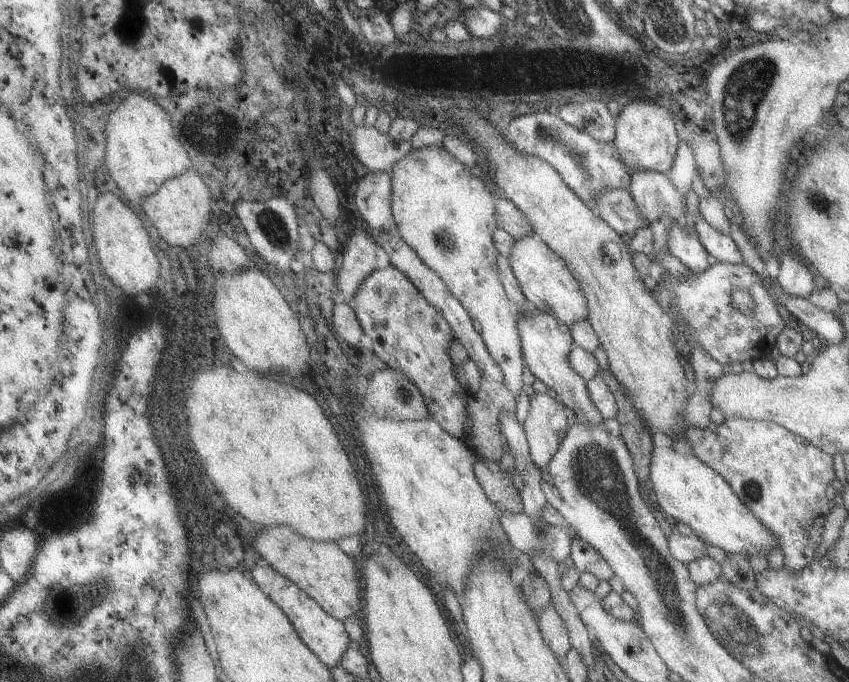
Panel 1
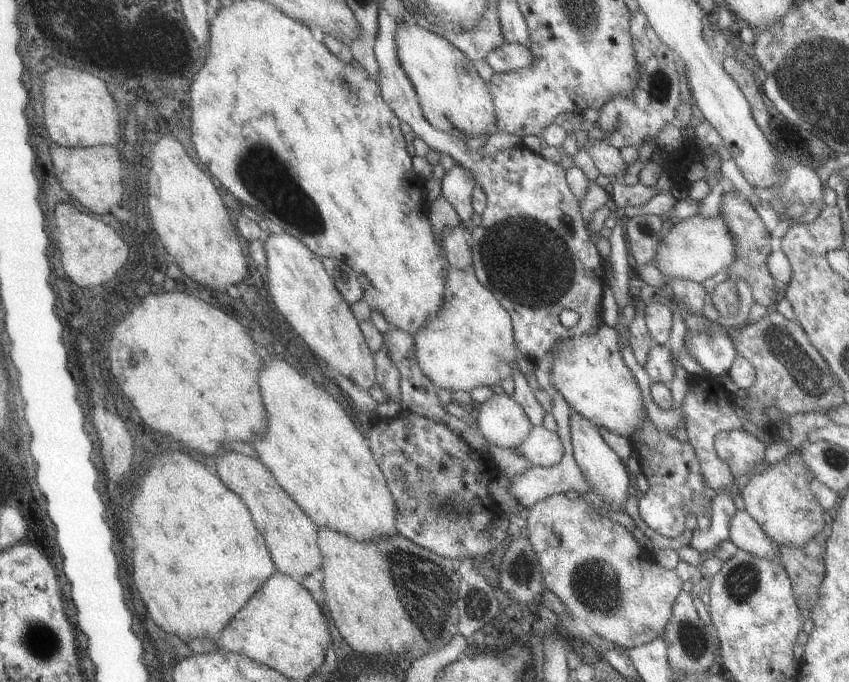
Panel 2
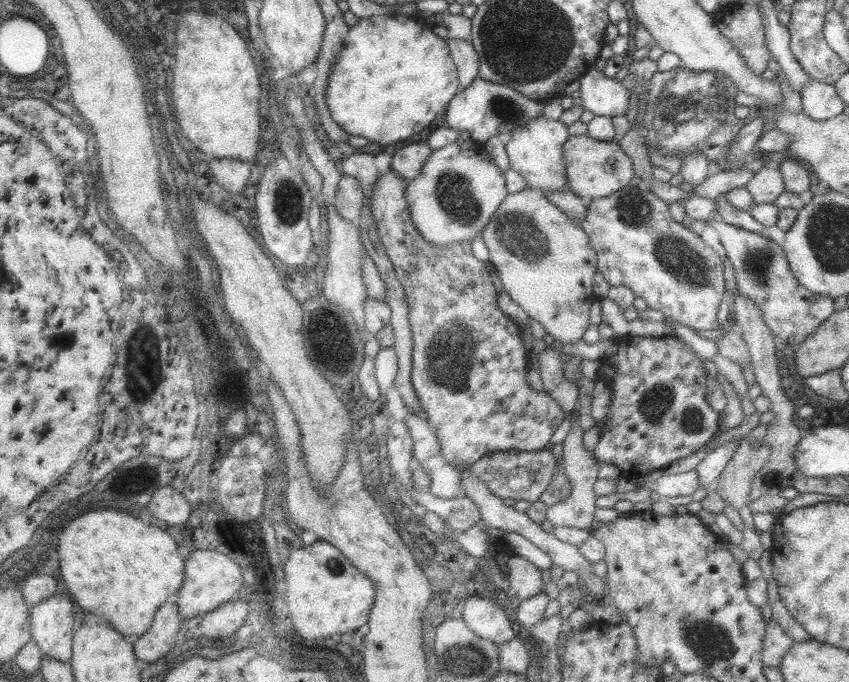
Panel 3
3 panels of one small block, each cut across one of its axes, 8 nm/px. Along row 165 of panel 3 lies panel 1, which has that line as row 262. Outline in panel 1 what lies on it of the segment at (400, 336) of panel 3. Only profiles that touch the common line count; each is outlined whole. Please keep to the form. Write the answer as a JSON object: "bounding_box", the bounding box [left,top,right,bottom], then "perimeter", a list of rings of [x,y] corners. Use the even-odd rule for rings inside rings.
{"bounding_box":[334,225,378,303],"perimeter":[[[356,225],[356,232],[338,261],[334,278],[337,299],[347,303],[352,301],[357,286],[375,270],[377,254],[378,245],[374,239]]]}

